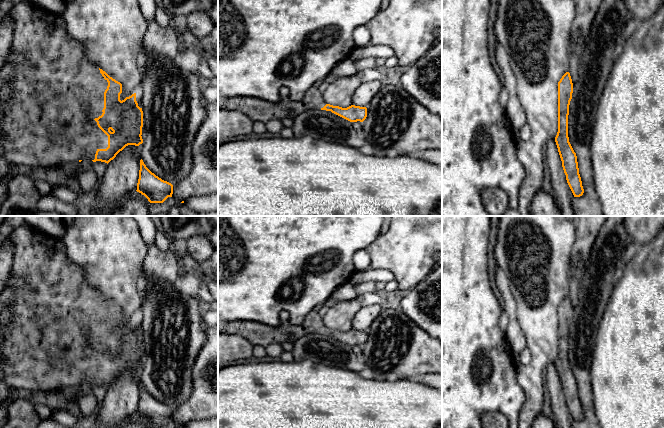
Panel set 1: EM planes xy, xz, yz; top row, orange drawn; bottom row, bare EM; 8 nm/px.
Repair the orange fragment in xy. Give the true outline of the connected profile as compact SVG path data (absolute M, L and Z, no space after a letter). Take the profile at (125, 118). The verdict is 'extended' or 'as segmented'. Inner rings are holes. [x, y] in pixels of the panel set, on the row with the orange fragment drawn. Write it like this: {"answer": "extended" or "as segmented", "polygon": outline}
{"answer": "extended", "polygon": "M20 2L12 6L5 15L13 23L12 45L9 54L12 56L13 63L5 63L0 70L0 90L4 84L12 80L12 98L5 105L0 105L0 157L14 165L26 165L40 170L51 170L57 166L62 166L68 162L81 162L84 158L90 158L93 162L101 161L109 163L116 155L128 145L139 146L143 143L143 111L136 101L136 93L124 100L120 100L122 84L105 71L98 68L86 55L84 45L75 40L67 32L66 24L61 14L48 11L31 2Z"}

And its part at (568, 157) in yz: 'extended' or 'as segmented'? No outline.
as segmented

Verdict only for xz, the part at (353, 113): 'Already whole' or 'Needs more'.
Needs more

